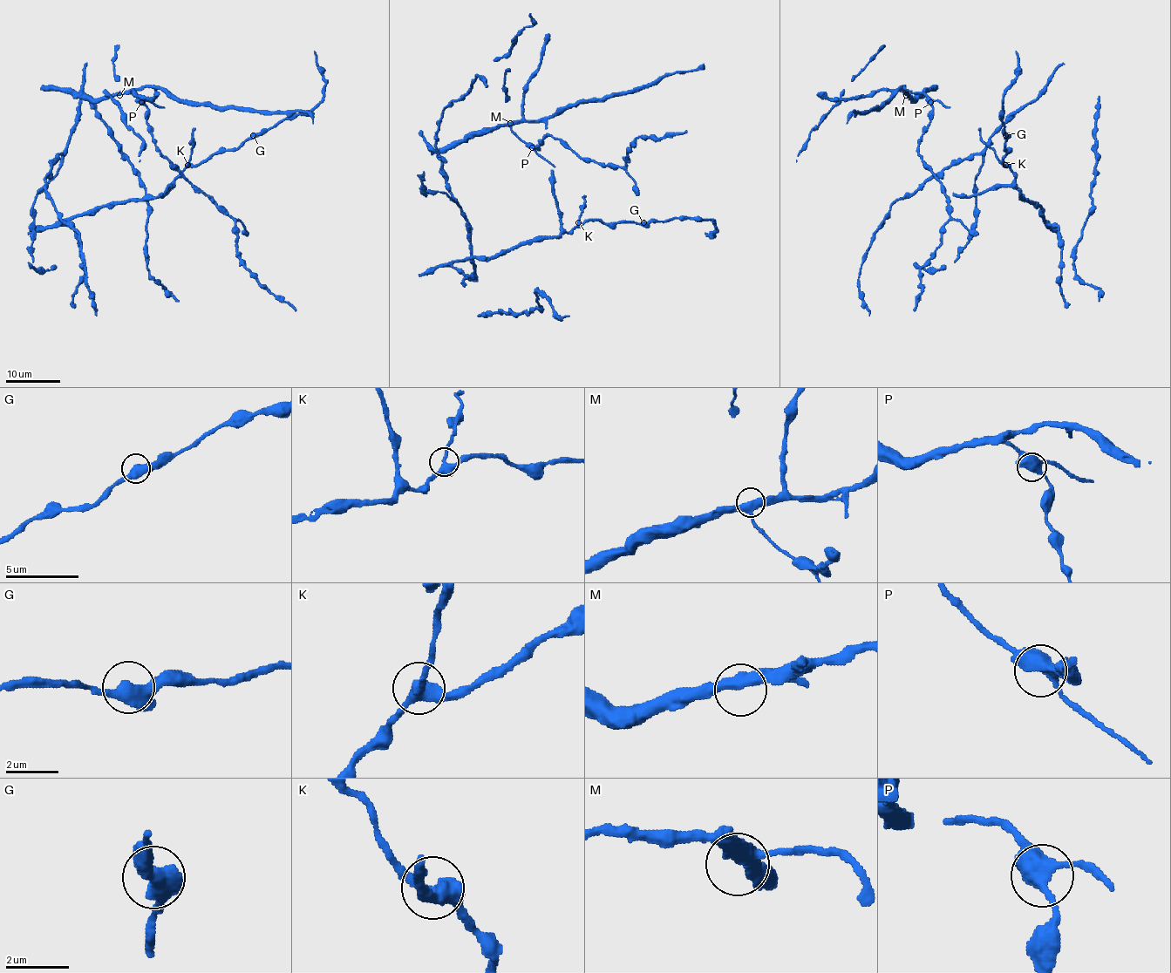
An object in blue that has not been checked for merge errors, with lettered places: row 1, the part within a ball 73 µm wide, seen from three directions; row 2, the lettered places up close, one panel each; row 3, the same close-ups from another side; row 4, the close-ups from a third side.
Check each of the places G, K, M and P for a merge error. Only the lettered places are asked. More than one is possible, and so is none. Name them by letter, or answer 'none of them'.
none of them

